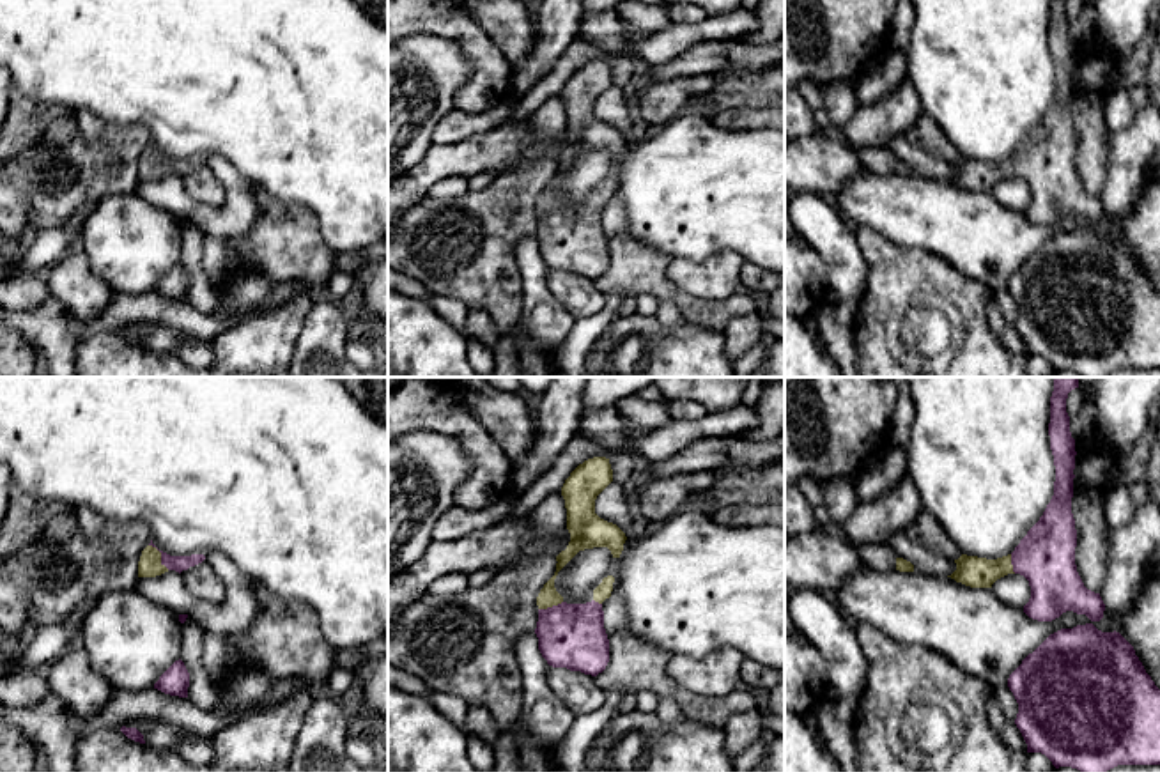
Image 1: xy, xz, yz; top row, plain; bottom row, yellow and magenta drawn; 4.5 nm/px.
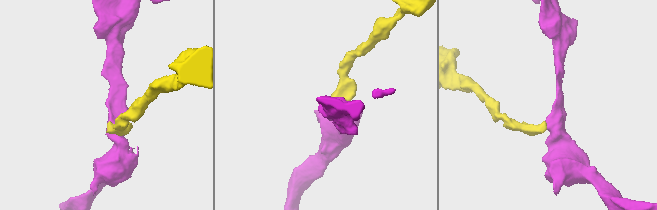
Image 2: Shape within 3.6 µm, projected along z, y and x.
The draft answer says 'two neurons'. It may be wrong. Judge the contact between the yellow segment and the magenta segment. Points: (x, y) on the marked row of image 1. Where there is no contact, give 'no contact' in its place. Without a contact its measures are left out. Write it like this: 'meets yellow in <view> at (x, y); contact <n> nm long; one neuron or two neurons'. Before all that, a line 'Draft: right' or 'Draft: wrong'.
Draft: wrong
meets yellow in xy at (160, 556); contact 150 nm long; one neuron

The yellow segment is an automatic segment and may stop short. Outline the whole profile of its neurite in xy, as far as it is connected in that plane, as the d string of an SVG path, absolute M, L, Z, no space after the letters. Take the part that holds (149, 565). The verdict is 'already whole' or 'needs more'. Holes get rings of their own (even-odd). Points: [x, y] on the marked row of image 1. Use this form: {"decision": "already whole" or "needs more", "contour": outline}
{"decision": "needs more", "contour": "M152 540L151 544L142 551L140 561L138 561L138 577L156 577L168 570L182 572L189 567L195 567L205 560L204 554L191 554L191 556L170 556L163 551L159 551Z"}

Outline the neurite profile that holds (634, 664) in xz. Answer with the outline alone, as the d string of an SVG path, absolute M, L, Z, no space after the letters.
M629 625L609 634L607 639L609 662L595 676L602 691L623 689L627 694L650 691L659 698L673 699L685 719L715 728L723 728L731 715L758 708L754 696L742 689L723 698L707 698L680 687L666 673L671 653L638 637Z

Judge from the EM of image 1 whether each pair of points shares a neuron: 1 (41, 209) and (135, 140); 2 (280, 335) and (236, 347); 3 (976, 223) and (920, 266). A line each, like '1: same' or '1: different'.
1: same
2: same
3: different

